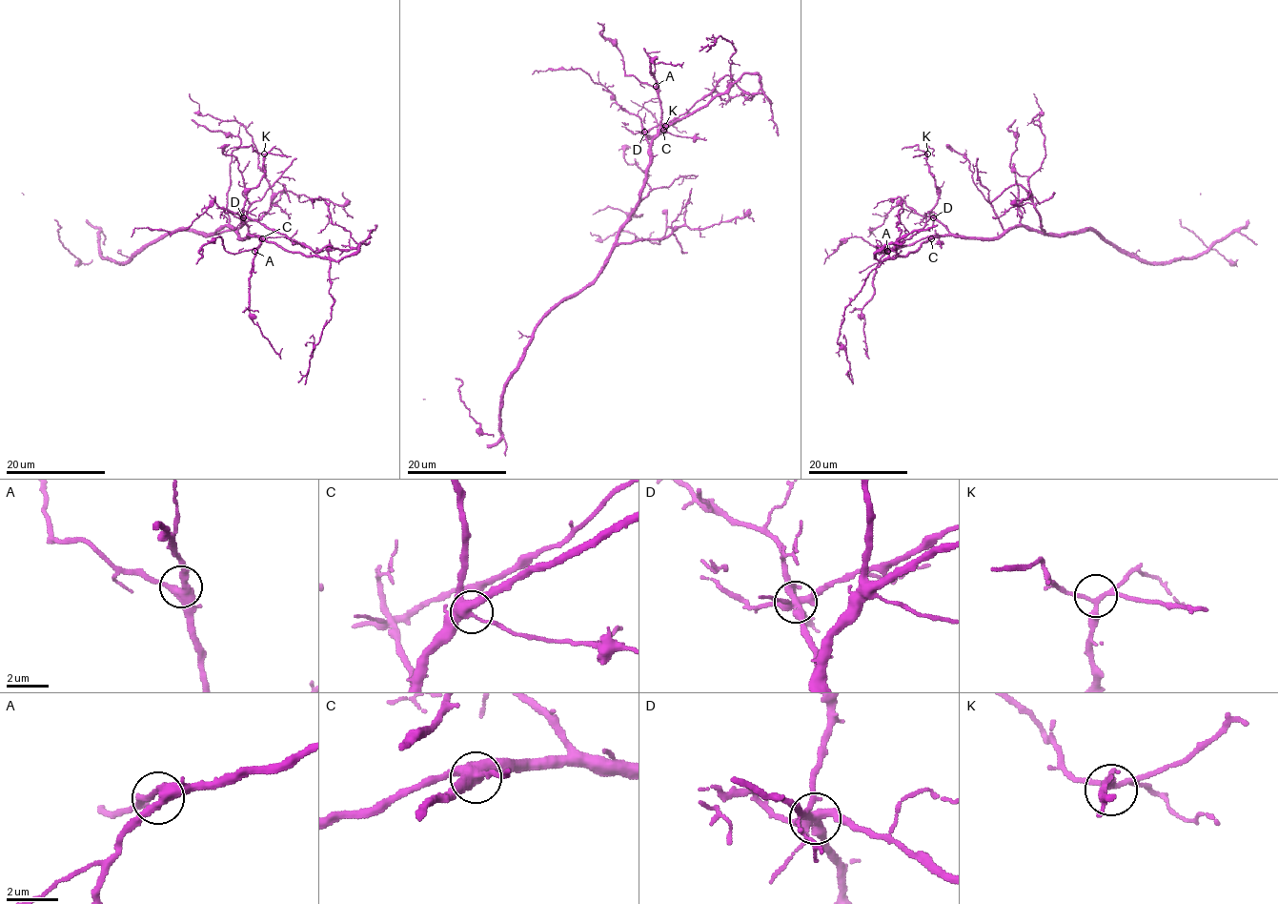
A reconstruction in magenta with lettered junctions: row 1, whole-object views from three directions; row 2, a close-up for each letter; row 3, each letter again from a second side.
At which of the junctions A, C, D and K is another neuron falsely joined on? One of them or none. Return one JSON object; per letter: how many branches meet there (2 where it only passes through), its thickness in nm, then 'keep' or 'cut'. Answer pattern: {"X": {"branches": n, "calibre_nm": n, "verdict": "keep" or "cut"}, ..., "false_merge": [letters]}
{"A": {"branches": 3, "calibre_nm": 400, "verdict": "keep"}, "C": {"branches": 4, "calibre_nm": 400, "verdict": "keep"}, "D": {"branches": 6, "calibre_nm": 400, "verdict": "cut"}, "K": {"branches": 5, "calibre_nm": 200, "verdict": "keep"}, "false_merge": ["D"]}

